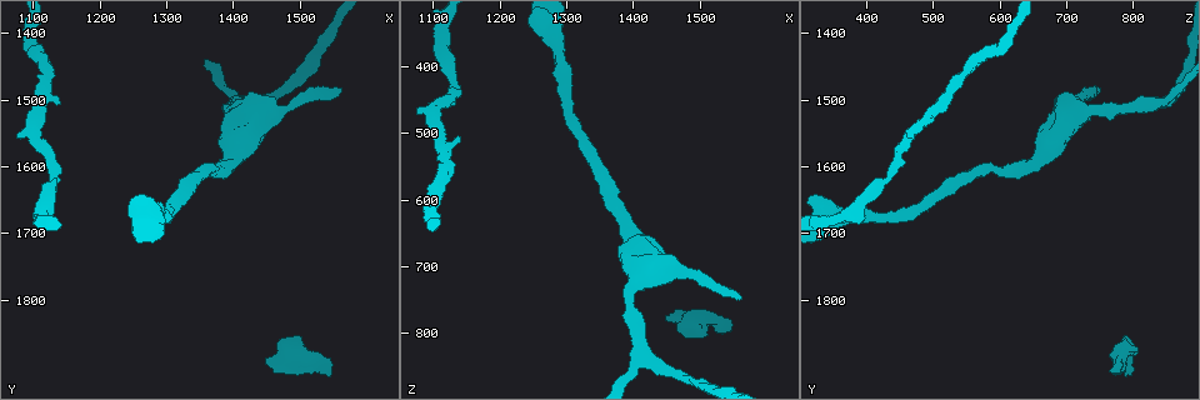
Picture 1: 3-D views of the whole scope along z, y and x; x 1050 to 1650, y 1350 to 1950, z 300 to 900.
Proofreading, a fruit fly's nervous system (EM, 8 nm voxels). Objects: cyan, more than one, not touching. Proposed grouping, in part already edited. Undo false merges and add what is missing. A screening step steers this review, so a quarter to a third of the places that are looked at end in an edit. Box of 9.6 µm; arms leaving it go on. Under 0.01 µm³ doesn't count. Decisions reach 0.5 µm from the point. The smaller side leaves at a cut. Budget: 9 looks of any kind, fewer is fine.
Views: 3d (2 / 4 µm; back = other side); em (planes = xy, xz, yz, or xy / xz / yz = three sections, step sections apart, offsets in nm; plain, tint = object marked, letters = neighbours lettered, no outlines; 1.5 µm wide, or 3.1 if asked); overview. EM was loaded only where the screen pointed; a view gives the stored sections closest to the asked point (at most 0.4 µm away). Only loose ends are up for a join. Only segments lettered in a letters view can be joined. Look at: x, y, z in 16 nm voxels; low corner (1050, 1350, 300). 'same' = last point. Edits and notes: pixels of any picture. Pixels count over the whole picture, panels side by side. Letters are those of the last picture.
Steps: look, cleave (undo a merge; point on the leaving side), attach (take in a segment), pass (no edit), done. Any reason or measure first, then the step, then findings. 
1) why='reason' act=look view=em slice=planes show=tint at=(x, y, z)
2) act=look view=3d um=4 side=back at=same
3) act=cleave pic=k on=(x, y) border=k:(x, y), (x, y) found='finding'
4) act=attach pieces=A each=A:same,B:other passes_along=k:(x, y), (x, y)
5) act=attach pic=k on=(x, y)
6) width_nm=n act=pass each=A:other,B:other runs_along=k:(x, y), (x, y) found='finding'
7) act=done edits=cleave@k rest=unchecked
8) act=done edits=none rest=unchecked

why='branch point' act=look view=em slice=yz step=4 show=tint at=(1415, 1510, 830)

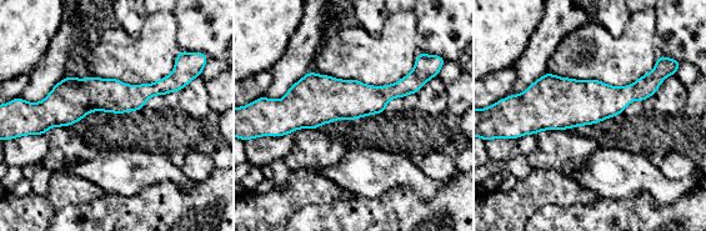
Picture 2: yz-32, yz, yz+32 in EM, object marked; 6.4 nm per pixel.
act=look view=em slice=yz step=4 show=letters at=same

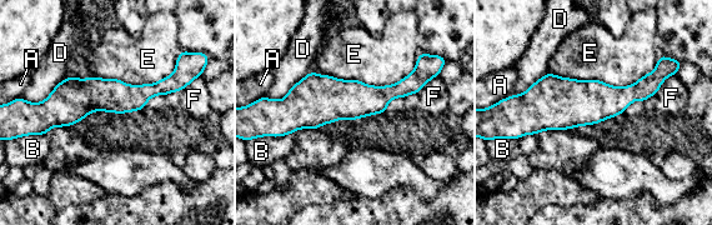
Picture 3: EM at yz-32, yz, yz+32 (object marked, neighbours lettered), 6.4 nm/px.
longest_contact=E:700nm act=pass each=A:other,B:other,D:other,E:other,F:other found='one neuron here'

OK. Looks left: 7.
why='free end' act=look view=em slice=planes show=tint at=(1560, 1485, 750)

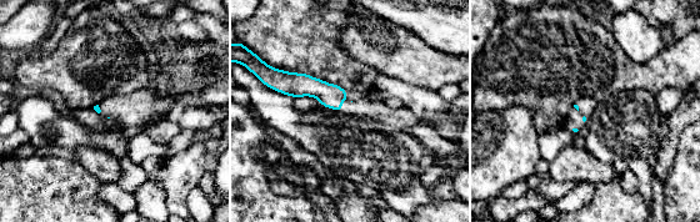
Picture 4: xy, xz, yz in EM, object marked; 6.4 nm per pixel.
act=look view=em slice=planes show=letters at=same

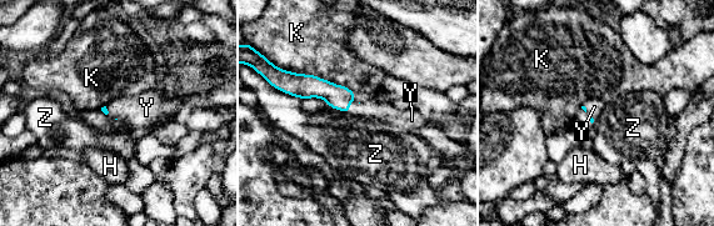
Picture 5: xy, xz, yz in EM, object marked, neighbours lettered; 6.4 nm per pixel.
act=attach pieces=Y each=H:other,K:other,Y:same,Z:other passes_along=5:(336, 96), (349, 106), (387, 112) found='it goes on there'

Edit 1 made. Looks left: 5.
why='free end' act=look view=3d um=2 side=back at=(1450, 1885, 775)

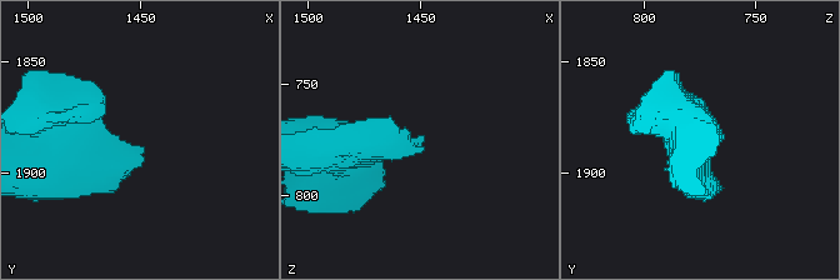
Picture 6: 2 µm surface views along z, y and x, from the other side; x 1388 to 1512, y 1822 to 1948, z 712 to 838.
why='shape alone is not enough' act=look view=em slice=xy step=8 show=tint at=(1451, 1889, 776)

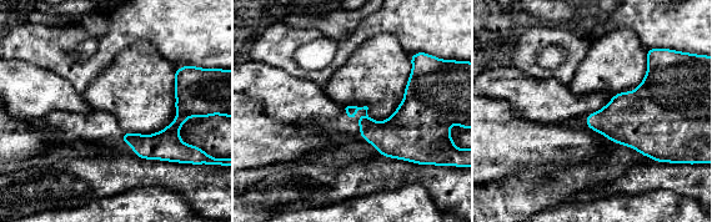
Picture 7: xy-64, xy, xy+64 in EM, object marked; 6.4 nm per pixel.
why='another direction' act=look view=em slice=planes show=letters at=same

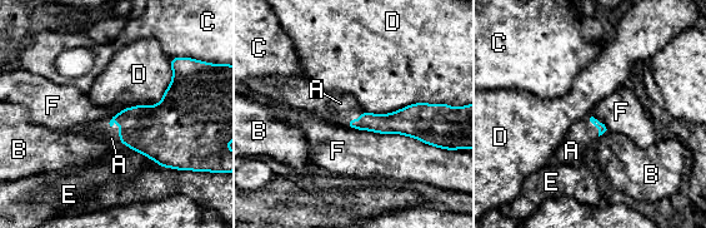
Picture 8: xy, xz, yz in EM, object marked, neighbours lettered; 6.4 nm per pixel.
act=attach pieces=A each=A:same,B:other,C:other,D:other,E:other,F:other passes_along=8:(156, 132), (119, 139), (111, 138) found='it goes on there'

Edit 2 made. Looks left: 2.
why='sudden change in width' act=look view=3d um=4 at=(1125, 1645, 400)

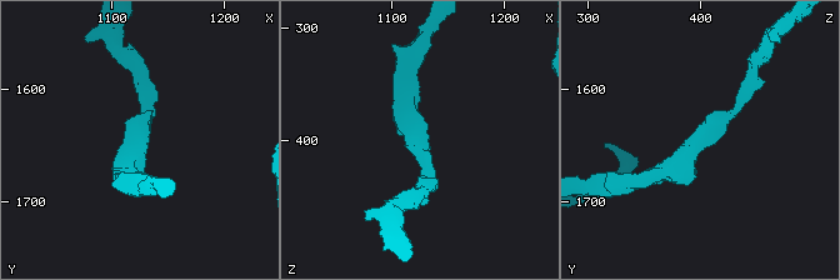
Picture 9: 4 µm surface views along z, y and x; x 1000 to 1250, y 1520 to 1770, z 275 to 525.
act=look view=em slice=planes show=letters at=(1124, 1646, 402)

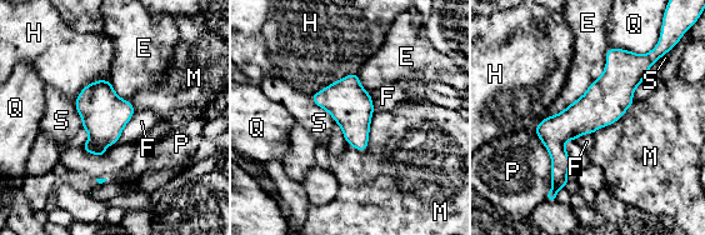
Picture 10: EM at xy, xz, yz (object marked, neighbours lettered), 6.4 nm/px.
act=pass each=E:other,F:other,H:other,M:other,P:other,Q:other,S:other runs_along=10:(639, 58), (559, 139), (563, 181) found='all the same neuron'

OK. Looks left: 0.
act=done edits=attach@5,attach@8 rest=unchecked

